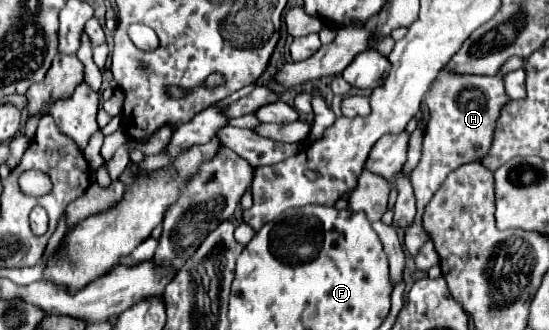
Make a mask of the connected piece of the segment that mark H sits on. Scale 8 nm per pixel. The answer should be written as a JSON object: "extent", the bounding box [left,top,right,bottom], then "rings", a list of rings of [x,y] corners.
{"extent":[406,57,524,255],"rings":[[[512,57],[508,59],[502,69],[492,75],[458,75],[448,69],[442,69],[442,73],[436,77],[432,87],[426,93],[426,103],[430,107],[430,121],[424,133],[424,147],[422,147],[422,157],[420,163],[414,167],[410,175],[410,183],[414,185],[414,197],[416,197],[416,219],[406,231],[406,249],[410,255],[416,255],[418,249],[430,241],[426,237],[426,231],[422,229],[422,213],[428,201],[432,199],[434,191],[440,189],[448,173],[458,169],[464,163],[470,161],[480,161],[486,155],[486,149],[490,149],[490,141],[494,137],[496,129],[496,119],[500,115],[500,109],[506,105],[506,89],[504,89],[504,75],[520,69],[524,65],[522,59]]]}

